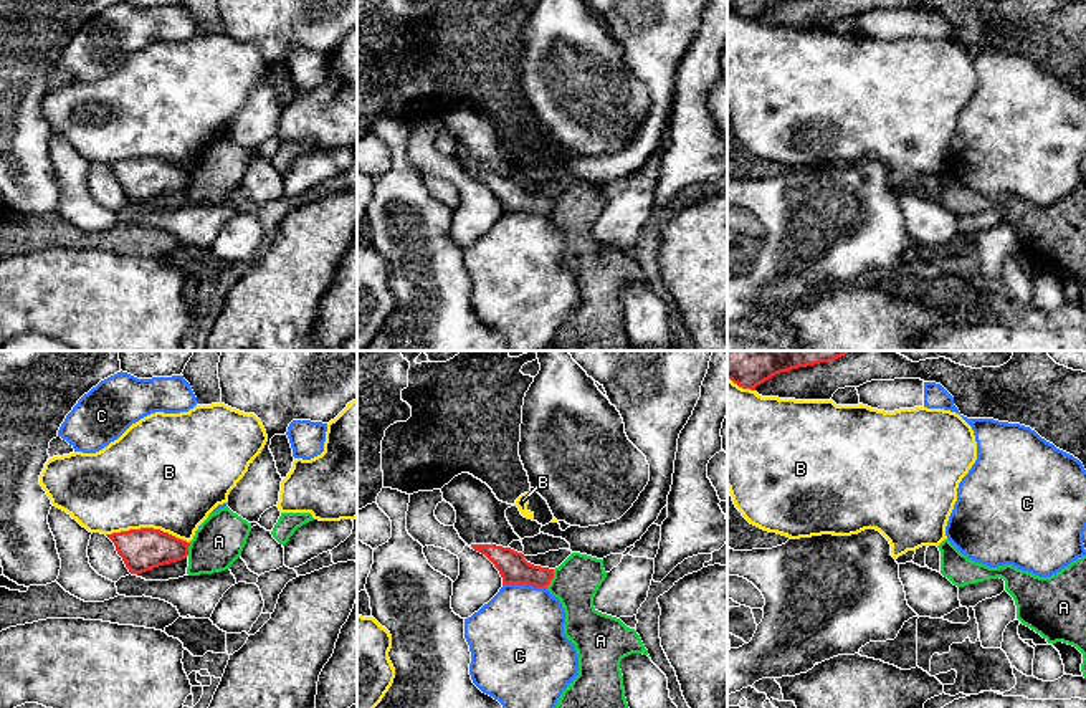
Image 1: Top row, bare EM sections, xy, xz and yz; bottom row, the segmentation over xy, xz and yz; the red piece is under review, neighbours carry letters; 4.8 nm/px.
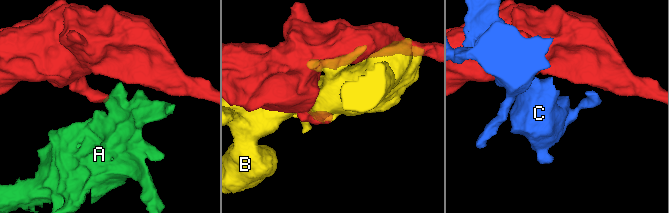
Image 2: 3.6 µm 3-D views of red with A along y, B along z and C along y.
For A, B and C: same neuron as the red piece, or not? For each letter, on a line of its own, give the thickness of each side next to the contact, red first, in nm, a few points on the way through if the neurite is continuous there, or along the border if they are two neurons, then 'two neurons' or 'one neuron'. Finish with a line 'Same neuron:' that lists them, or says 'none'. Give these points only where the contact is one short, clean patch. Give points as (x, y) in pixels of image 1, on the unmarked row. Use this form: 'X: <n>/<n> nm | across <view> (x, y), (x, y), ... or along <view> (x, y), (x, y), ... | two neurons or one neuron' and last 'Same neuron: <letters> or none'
A: 140/220 nm | along xz (554, 199), (554, 205), (546, 215) | two neurons
B: 200/500 nm | two neurons
C: 140/440 nm | two neurons
Same neuron: none

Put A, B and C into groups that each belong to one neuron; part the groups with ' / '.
A / B / C

